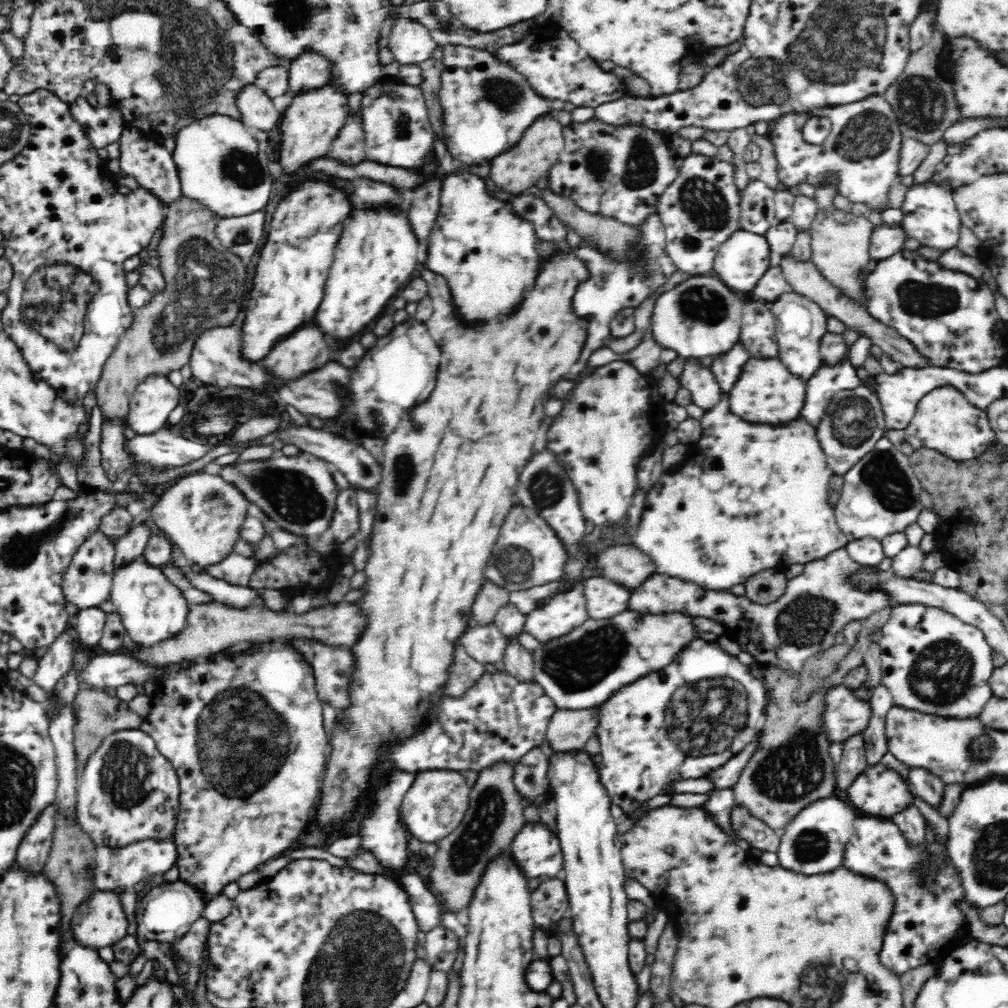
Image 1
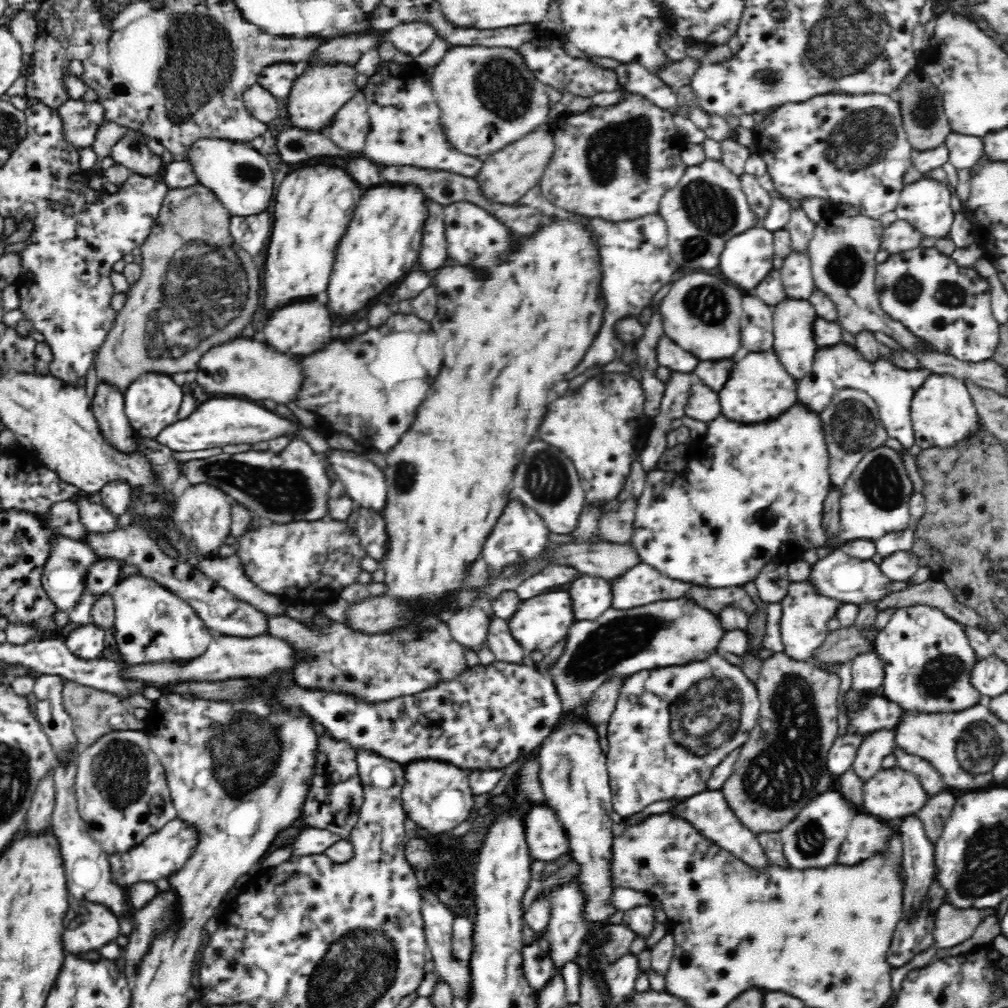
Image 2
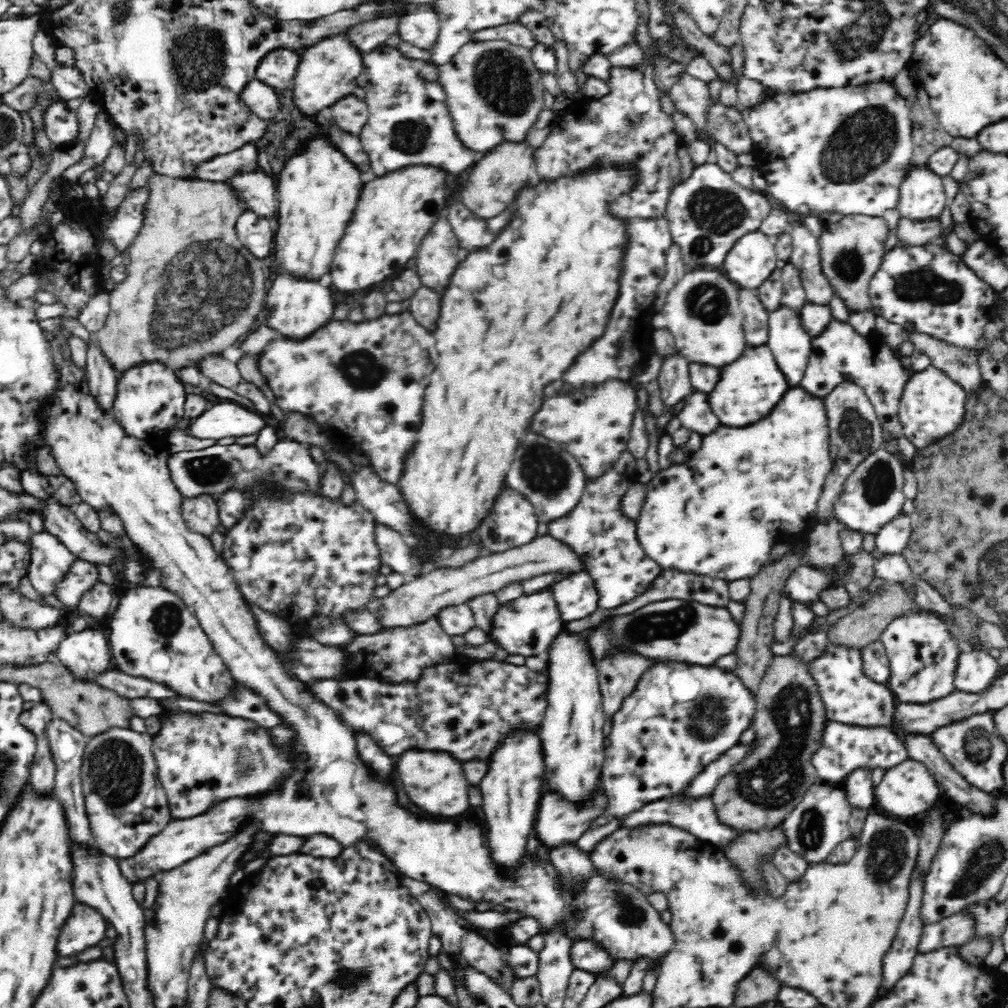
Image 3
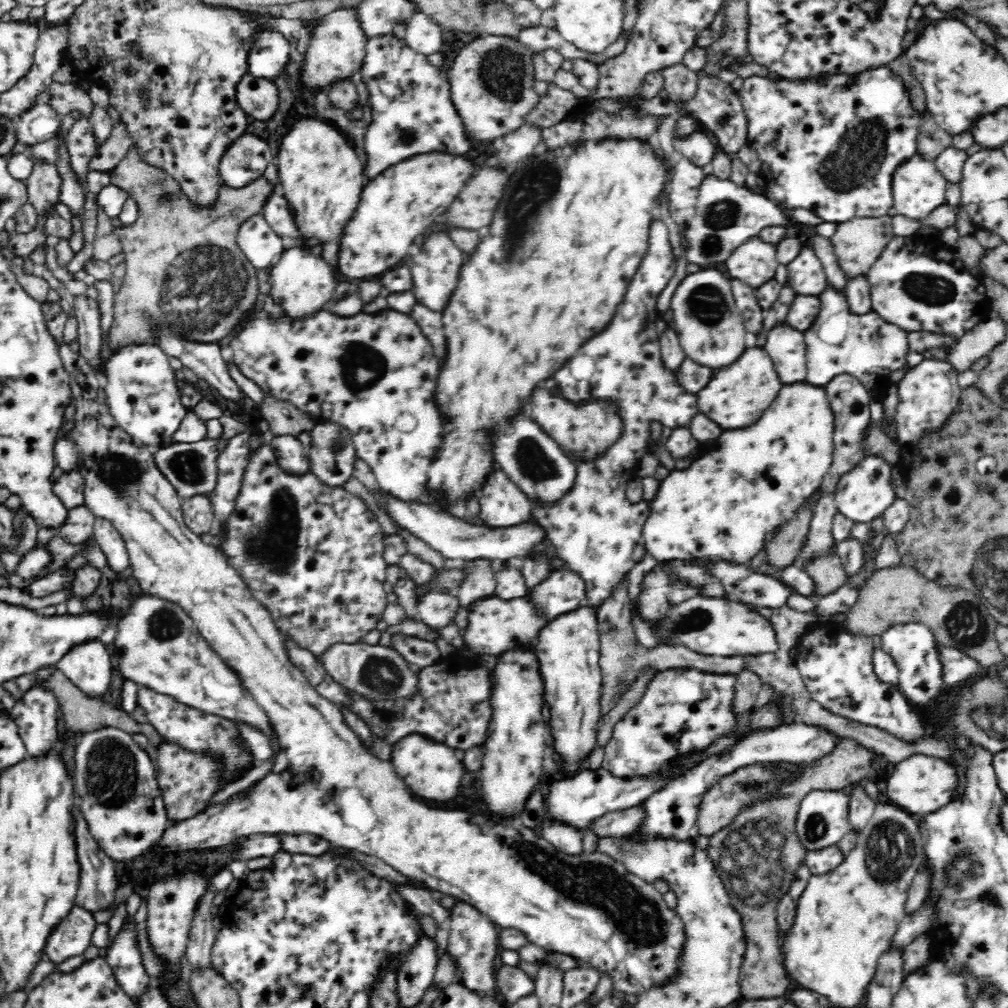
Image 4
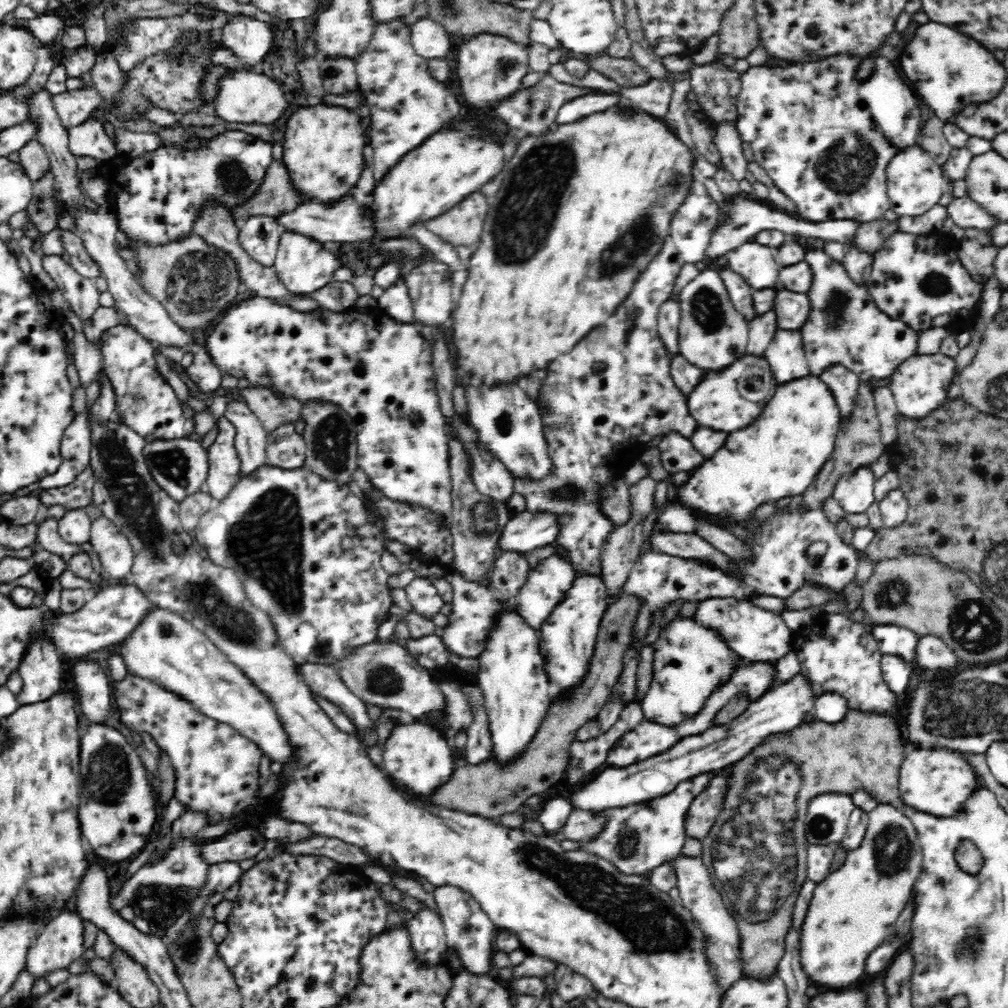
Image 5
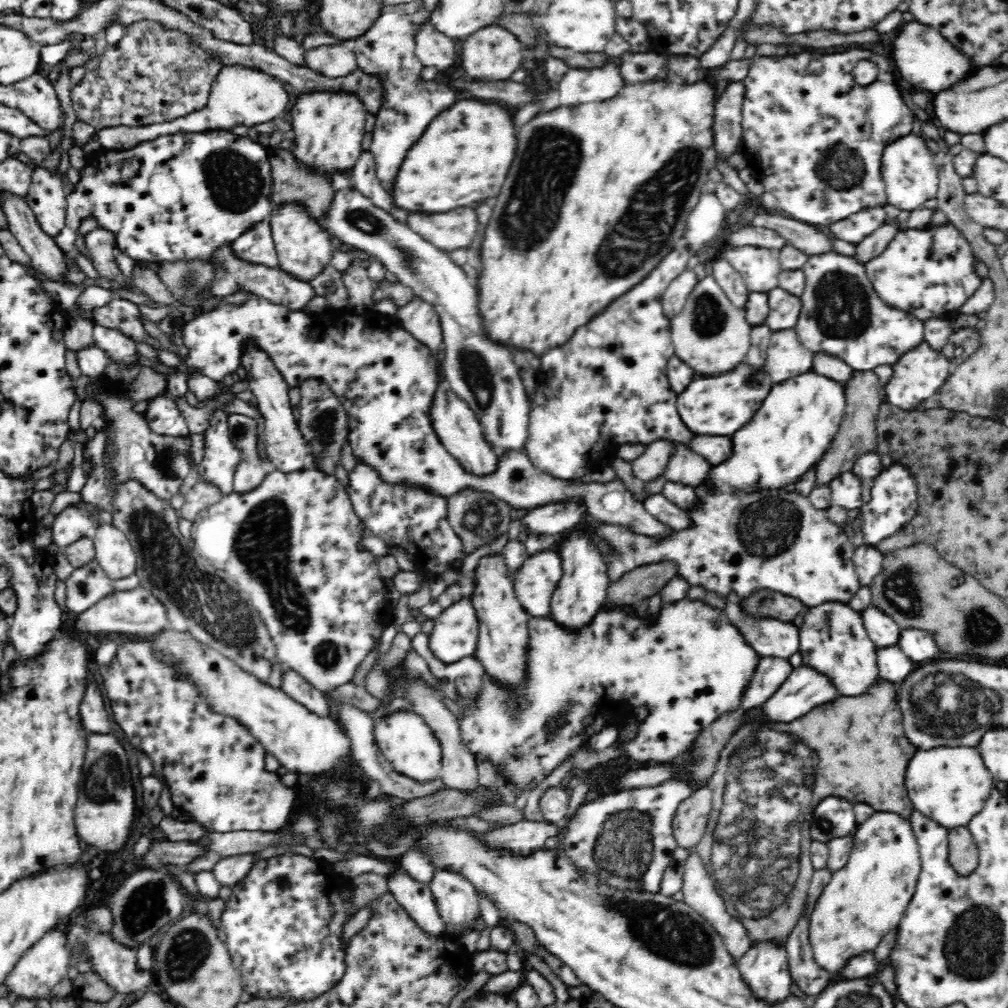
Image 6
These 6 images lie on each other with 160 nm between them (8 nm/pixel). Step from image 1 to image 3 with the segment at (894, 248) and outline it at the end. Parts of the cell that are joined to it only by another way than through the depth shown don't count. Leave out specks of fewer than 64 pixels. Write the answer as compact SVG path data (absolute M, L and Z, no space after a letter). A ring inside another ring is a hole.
M901 218L896 228L896 238L902 246L924 246L932 239L941 238L940 221L914 221Z

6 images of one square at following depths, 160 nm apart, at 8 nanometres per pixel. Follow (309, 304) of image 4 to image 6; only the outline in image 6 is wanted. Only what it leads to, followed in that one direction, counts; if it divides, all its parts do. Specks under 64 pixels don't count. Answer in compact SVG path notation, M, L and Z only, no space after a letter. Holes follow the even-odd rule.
M287 205L274 211L271 220L272 238L277 251L279 267L296 280L309 283L324 272L335 256L337 244L326 235L314 218L306 215L301 207Z

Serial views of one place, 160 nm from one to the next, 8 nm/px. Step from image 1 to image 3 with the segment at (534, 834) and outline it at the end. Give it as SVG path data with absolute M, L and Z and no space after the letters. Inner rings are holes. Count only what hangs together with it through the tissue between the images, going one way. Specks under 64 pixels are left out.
M600 788L596 800L588 807L578 807L578 805L566 803L555 792L544 791L539 800L533 828L536 838L539 841L540 849L549 852L566 846L566 844L576 843L584 832L590 828L593 820L606 814L606 804L608 804L608 801L605 800L603 788Z

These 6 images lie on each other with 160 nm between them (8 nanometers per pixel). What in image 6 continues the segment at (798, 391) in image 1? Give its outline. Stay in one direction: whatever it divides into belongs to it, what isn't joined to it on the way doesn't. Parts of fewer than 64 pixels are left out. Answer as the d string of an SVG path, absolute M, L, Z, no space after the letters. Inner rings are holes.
M740 362L738 368L730 370L730 372L722 372L720 376L706 376L706 378L698 378L694 380L682 394L680 394L680 414L684 418L684 422L688 424L688 428L696 434L732 434L736 430L740 430L744 424L748 424L756 410L762 406L764 398L740 398L740 394L734 394L734 374L752 374L752 366L750 363Z

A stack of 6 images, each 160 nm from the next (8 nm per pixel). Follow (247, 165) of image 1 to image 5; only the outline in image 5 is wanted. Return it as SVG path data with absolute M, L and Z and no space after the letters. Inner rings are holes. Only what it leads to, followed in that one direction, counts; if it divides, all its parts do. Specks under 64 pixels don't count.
M348 196L342 200L342 204L336 206L322 206L322 204L312 204L305 202L298 204L288 212L282 212L275 218L276 223L285 231L301 234L306 238L311 238L316 242L354 242L354 240L368 240L372 236L368 220L364 220L362 206L356 206L354 198Z

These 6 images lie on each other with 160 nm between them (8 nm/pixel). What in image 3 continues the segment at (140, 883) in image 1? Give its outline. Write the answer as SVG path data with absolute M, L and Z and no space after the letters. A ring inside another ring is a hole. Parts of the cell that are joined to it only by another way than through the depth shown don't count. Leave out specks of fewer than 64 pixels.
M63 360L57 376L57 385L47 400L34 408L32 412L33 422L37 423L36 438L42 438L43 446L48 446L62 476L73 483L81 500L100 510L111 508L116 511L123 520L125 534L137 547L139 554L142 554L144 561L152 567L152 572L159 578L159 586L166 587L180 595L187 605L191 605L199 617L200 625L212 645L224 661L234 681L242 682L247 688L256 690L264 696L276 712L284 715L284 725L292 727L296 736L292 738L298 758L294 774L290 776L290 782L284 790L278 790L270 796L264 796L260 800L252 798L232 798L224 800L222 804L213 810L190 819L173 819L166 825L166 828L151 836L148 842L134 856L117 859L120 870L128 882L138 882L146 878L159 877L161 873L174 870L185 862L192 860L195 856L205 853L208 847L224 842L228 836L243 823L242 820L258 816L266 832L282 832L282 834L296 834L296 836L308 836L308 834L328 834L342 842L344 847L356 844L360 839L374 838L376 843L384 849L392 862L398 867L406 878L413 878L419 881L426 881L434 885L442 895L457 894L464 899L476 902L492 902L504 906L507 910L520 912L522 916L532 915L540 919L542 923L542 934L548 927L558 924L559 918L564 913L569 913L570 908L582 910L582 920L576 924L574 932L570 935L578 935L582 939L596 939L604 943L604 947L616 960L633 960L640 956L650 957L652 966L658 970L661 960L668 950L672 948L673 934L668 924L660 916L660 913L646 900L646 894L638 892L633 886L620 884L619 882L607 882L601 876L592 872L588 882L580 882L576 898L565 898L559 892L559 884L555 882L555 870L550 859L540 858L539 854L524 856L523 866L516 875L510 879L501 878L489 858L489 850L485 838L480 838L480 828L470 822L430 822L404 812L396 804L396 794L386 784L372 780L368 776L369 770L361 762L358 756L356 738L354 732L344 726L343 720L325 707L320 701L314 699L308 691L306 684L290 677L282 663L277 659L275 651L268 646L258 631L255 630L255 622L252 613L244 601L237 582L232 576L231 568L215 552L210 539L197 532L192 532L184 522L181 515L183 494L171 480L171 474L167 466L168 453L164 448L157 448L153 440L137 439L130 440L126 431L115 419L114 414L104 412L94 400L89 391L85 379L85 369L78 366L73 360Z

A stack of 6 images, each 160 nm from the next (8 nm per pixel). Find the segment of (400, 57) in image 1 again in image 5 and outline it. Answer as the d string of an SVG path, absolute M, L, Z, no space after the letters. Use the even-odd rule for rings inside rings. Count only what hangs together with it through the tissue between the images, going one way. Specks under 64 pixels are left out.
M427 16L409 26L411 43L418 55L431 59L442 58L450 50L450 33L435 20Z

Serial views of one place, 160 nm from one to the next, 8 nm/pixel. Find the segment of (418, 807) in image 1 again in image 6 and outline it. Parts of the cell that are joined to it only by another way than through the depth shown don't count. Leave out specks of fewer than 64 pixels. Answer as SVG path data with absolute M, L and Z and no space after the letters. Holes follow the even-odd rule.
M404 710L383 716L380 722L376 722L374 735L382 756L398 774L408 776L418 784L428 784L440 778L443 750L439 739L421 716Z

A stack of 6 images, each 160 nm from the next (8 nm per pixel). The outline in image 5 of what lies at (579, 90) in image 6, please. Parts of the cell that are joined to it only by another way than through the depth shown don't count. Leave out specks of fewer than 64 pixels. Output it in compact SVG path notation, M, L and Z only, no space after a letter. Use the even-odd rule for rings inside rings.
M588 94L588 96L582 96L582 98L576 98L568 104L564 104L556 116L556 123L560 124L572 124L572 122L578 122L586 116L596 114L596 112L602 112L608 110L616 104L619 99L618 94Z

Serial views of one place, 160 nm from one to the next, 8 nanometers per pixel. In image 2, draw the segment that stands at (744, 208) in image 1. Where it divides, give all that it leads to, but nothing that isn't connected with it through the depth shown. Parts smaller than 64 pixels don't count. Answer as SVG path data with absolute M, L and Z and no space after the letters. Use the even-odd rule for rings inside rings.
M744 173L740 176L742 191L746 196L750 212L756 219L754 227L763 227L763 221L769 216L772 205L772 196L770 192L761 186L757 176L750 173Z

